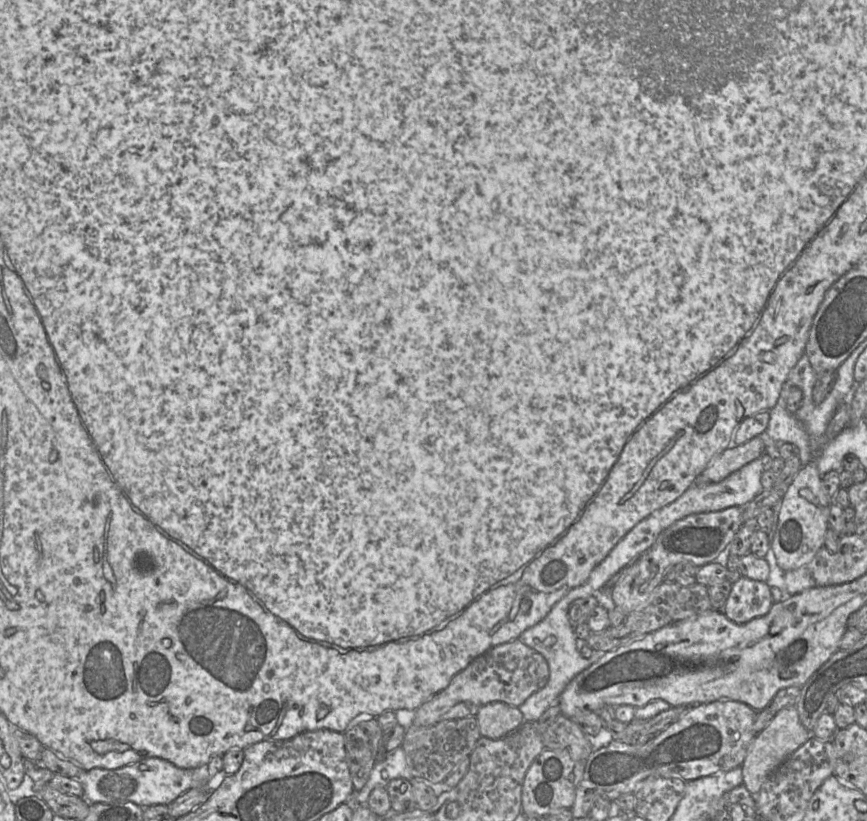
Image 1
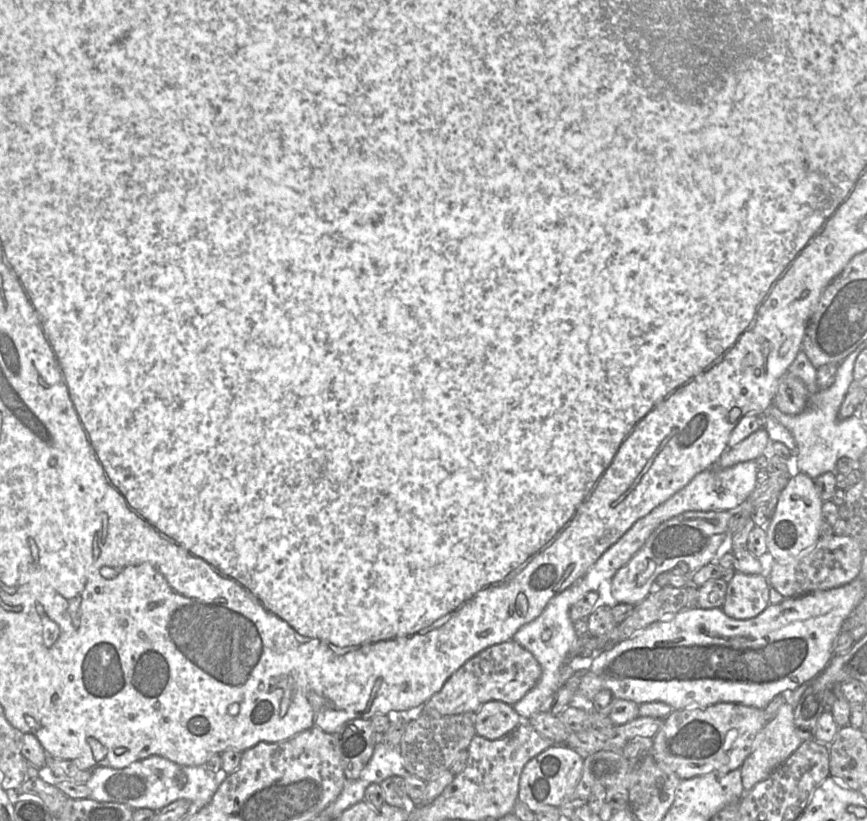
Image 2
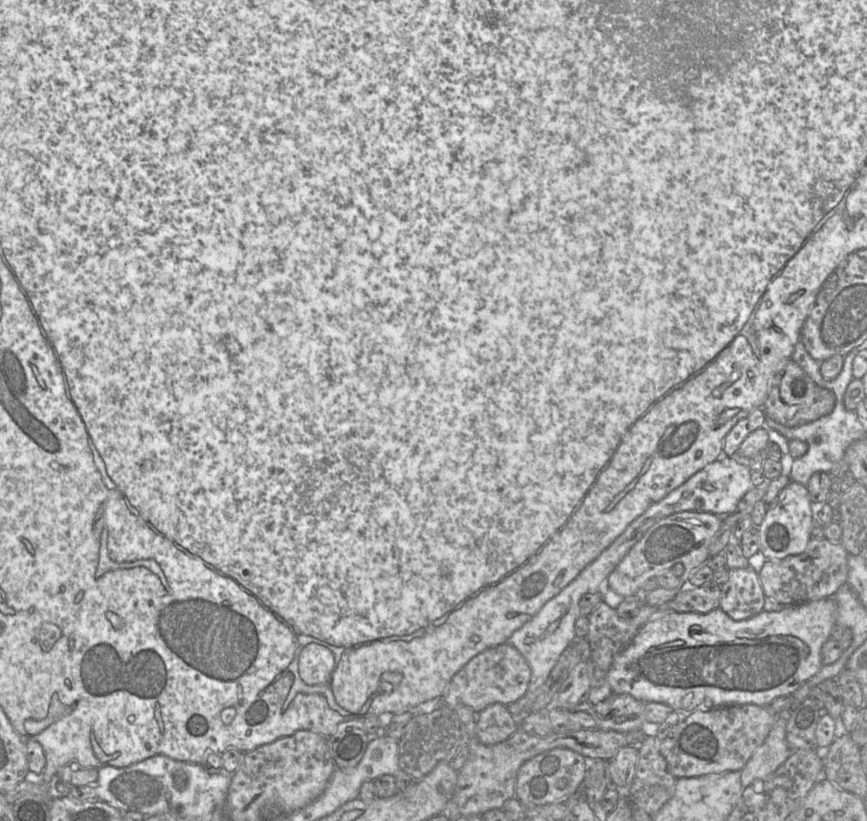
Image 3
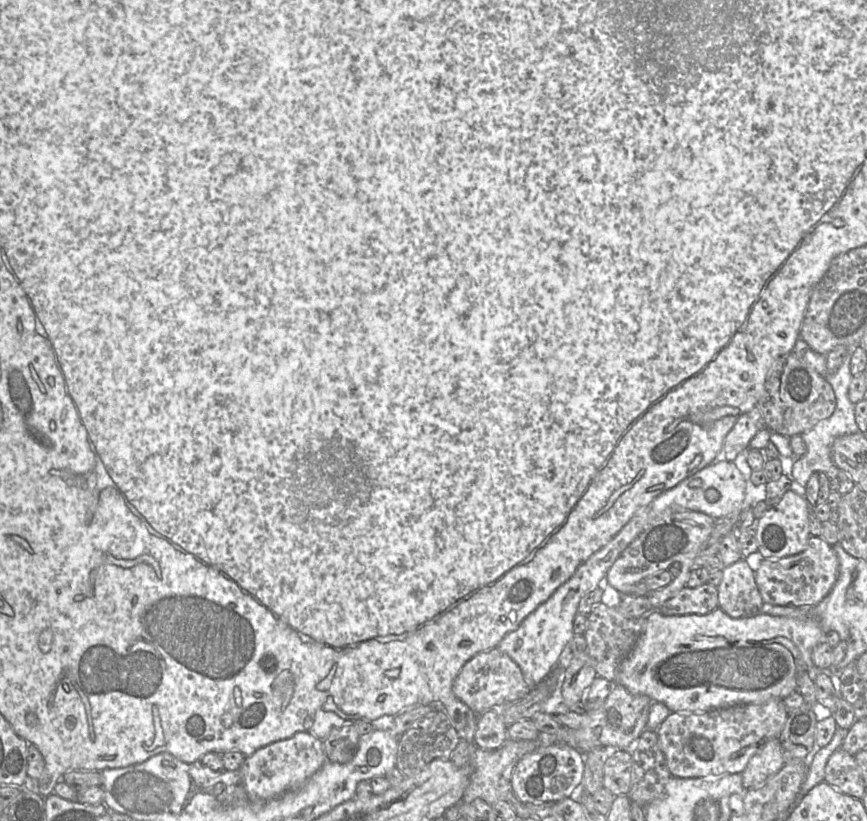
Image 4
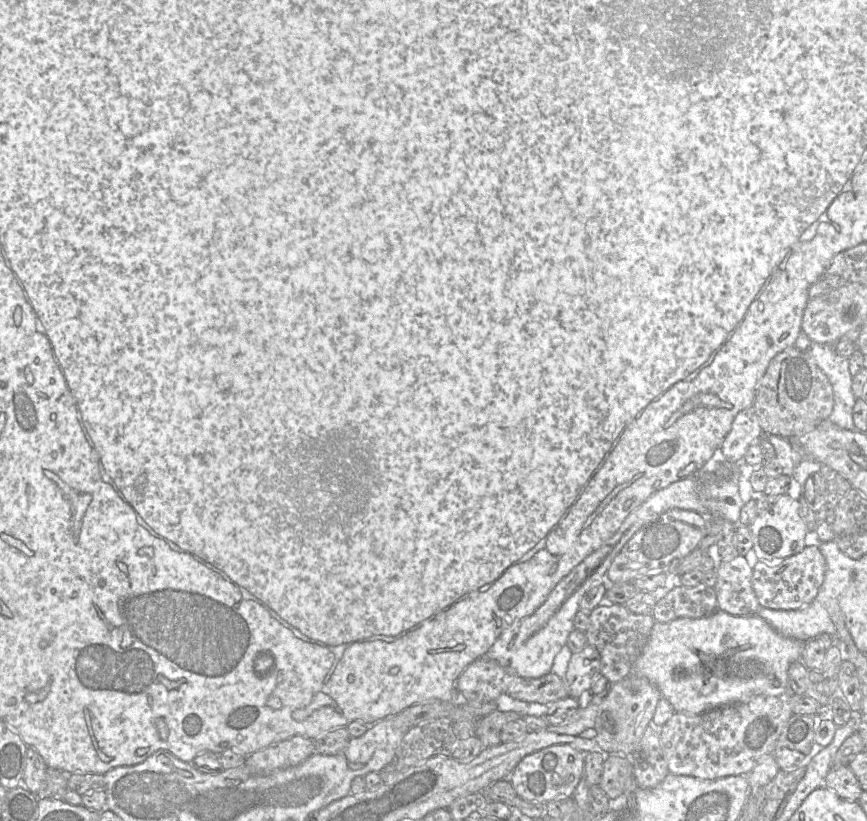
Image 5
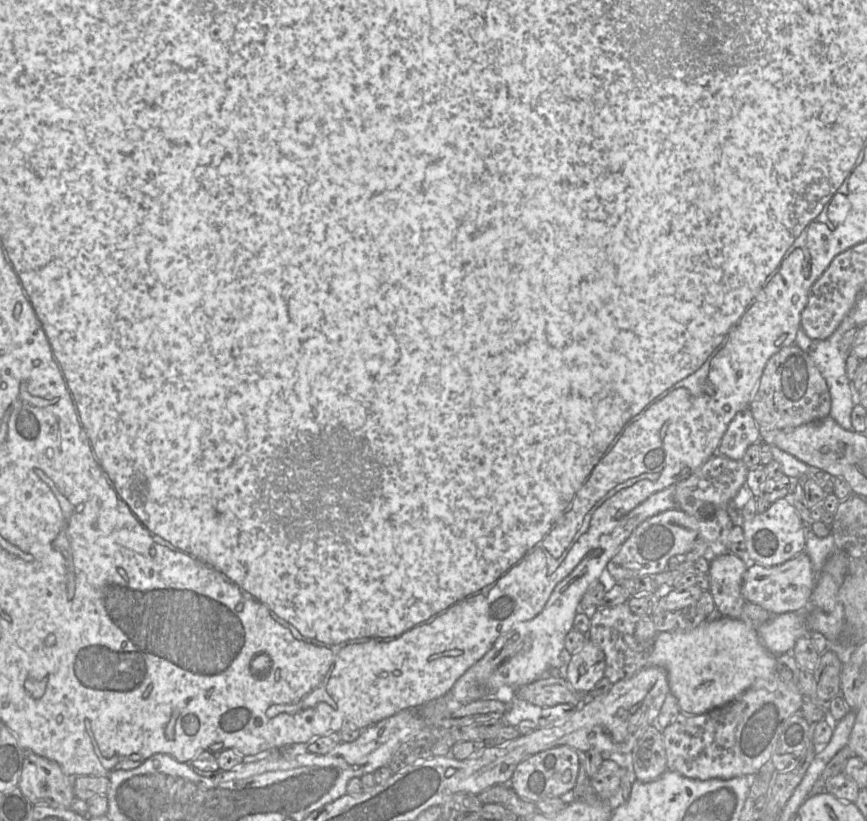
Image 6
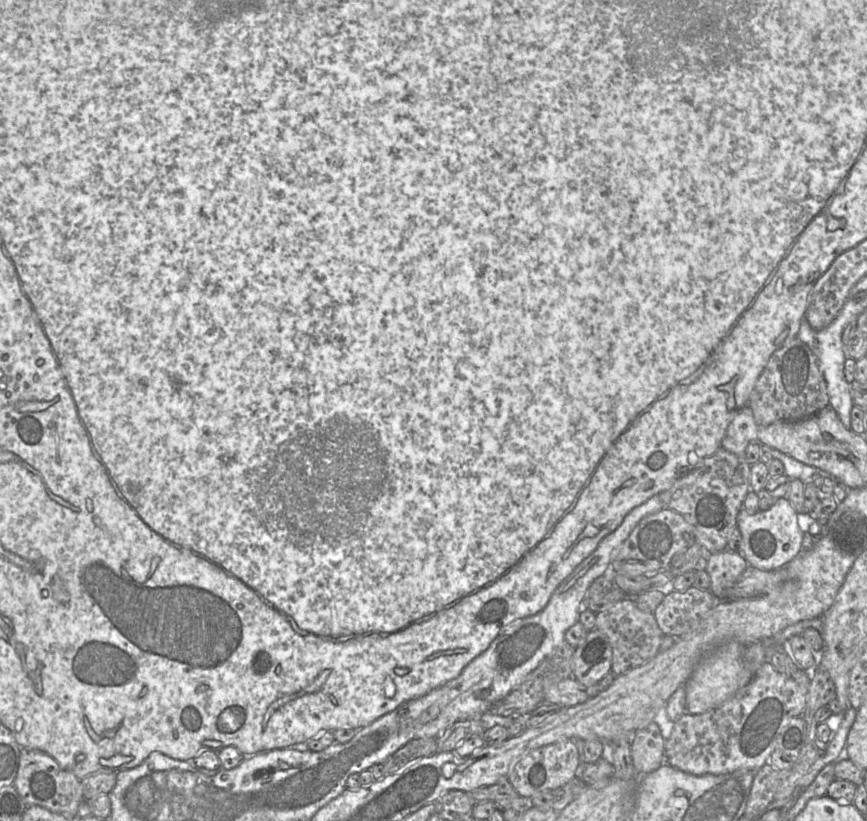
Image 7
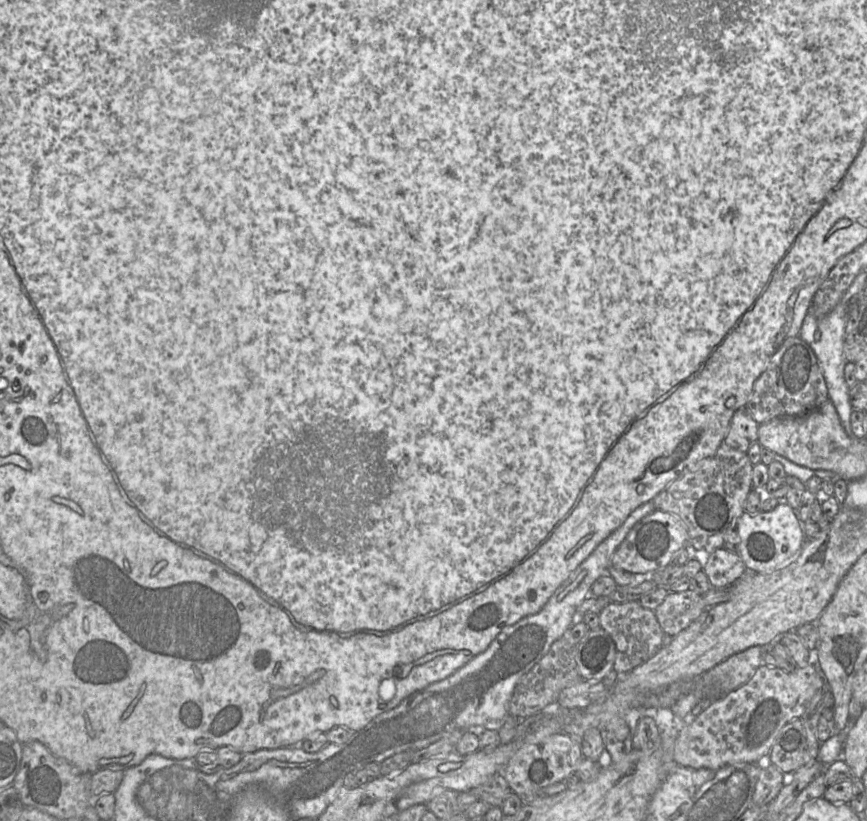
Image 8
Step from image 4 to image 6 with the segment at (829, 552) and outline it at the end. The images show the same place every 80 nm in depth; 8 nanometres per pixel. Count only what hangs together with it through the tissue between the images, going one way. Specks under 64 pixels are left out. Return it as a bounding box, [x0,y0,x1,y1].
[741,551,816,615]

